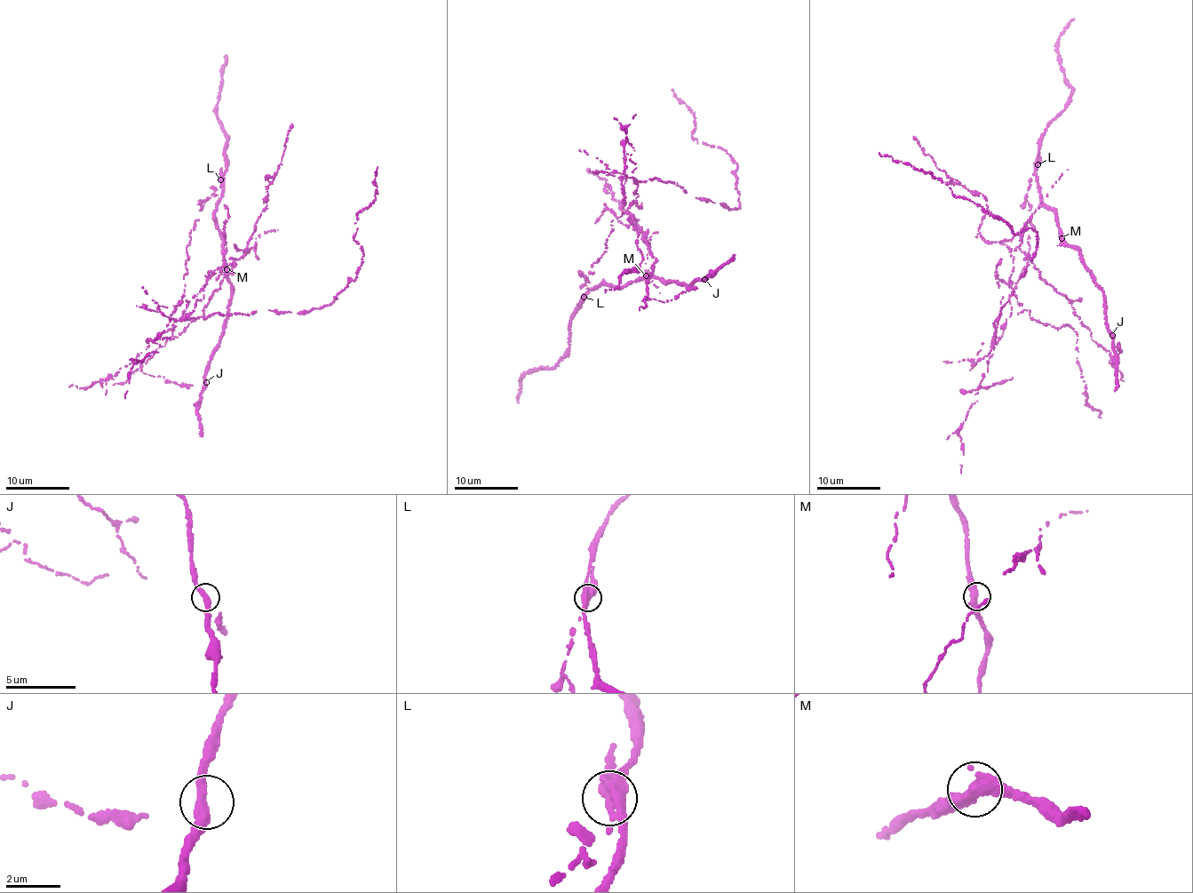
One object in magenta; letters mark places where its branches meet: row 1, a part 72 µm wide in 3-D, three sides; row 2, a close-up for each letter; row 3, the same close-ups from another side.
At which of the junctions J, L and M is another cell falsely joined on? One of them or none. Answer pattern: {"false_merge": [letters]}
{"false_merge": ["L"]}

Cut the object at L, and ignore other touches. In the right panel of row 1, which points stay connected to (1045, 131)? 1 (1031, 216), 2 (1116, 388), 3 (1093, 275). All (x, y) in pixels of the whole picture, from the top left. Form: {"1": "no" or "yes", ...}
{"1": "no", "2": "yes", "3": "yes"}

